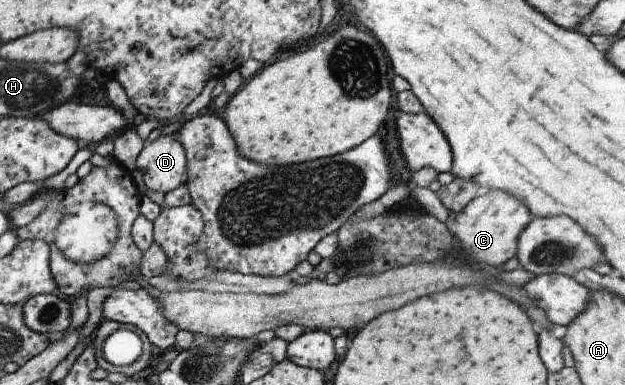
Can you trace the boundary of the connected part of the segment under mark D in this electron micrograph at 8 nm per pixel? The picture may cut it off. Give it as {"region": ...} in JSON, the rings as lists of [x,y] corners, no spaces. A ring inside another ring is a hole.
{"region":[[[160,135],[144,146],[136,160],[147,189],[158,190],[166,195],[186,182],[188,177],[186,146],[175,135]]]}

